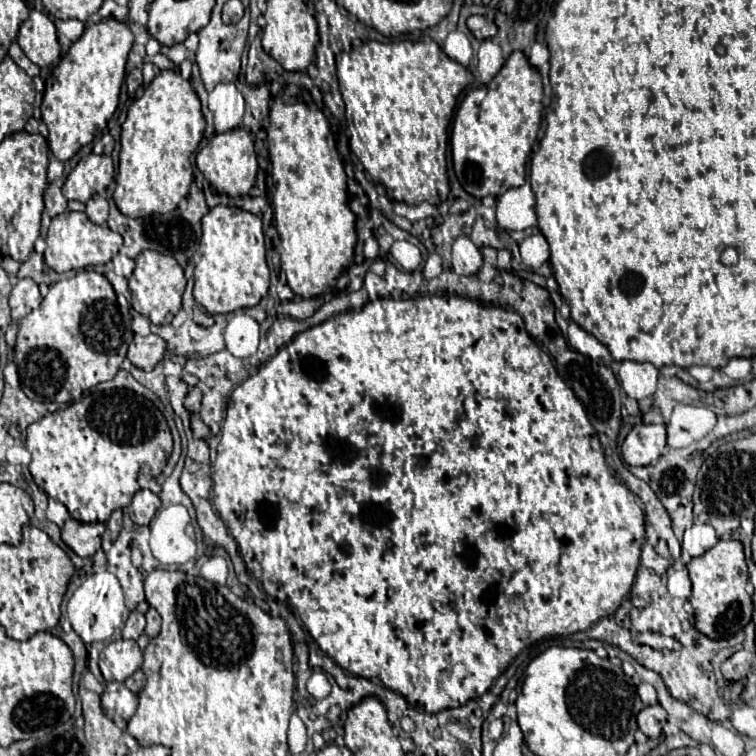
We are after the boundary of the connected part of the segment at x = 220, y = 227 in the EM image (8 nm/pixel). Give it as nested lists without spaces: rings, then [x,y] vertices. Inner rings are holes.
[[[214,207],[202,219],[200,261],[194,267],[194,299],[210,315],[232,313],[260,303],[268,293],[270,271],[266,265],[262,221],[238,207]]]

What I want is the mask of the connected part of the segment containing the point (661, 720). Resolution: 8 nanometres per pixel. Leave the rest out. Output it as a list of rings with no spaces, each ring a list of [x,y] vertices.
[[[660,705],[644,707],[638,713],[638,727],[646,737],[660,737],[664,723],[666,723],[666,711]]]

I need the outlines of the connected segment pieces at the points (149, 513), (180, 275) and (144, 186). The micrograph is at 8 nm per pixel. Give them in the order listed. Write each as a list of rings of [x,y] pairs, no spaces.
[[[140,489],[134,495],[132,503],[128,505],[128,513],[136,525],[148,525],[158,507],[160,507],[160,497],[150,489]]]
[[[142,251],[134,261],[136,267],[128,279],[132,307],[138,313],[146,315],[154,325],[168,325],[182,307],[182,293],[186,287],[186,277],[182,267],[172,255],[162,255],[158,251]]]
[[[158,71],[142,97],[130,105],[122,125],[114,201],[124,215],[146,217],[178,207],[192,183],[190,155],[198,149],[204,127],[206,121],[200,111],[200,99],[190,81],[182,79],[178,71]]]

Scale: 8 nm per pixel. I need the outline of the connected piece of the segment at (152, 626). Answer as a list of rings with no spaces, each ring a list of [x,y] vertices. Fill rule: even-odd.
[[[148,609],[146,611],[146,629],[144,629],[150,637],[154,637],[154,635],[158,635],[158,631],[160,631],[160,615],[156,613],[156,609]]]

